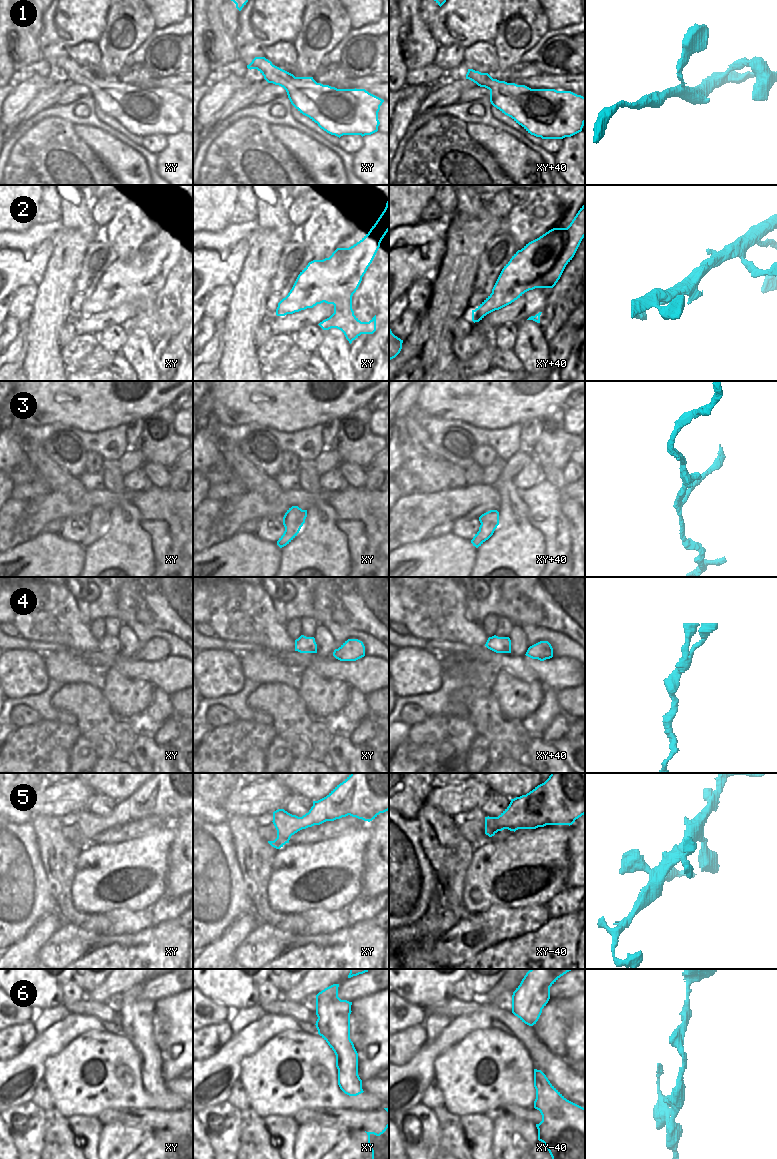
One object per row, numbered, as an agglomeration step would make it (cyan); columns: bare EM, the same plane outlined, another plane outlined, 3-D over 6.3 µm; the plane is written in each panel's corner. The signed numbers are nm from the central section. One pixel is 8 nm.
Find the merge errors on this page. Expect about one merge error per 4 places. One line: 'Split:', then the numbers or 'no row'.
Split: no row

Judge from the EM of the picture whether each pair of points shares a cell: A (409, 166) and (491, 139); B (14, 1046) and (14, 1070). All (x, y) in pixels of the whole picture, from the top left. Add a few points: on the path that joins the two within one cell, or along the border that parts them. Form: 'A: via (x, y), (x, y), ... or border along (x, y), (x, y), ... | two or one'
A: border along (466, 123), (466, 131), (495, 160) | two
B: border along (32, 1041), (10, 1059) | two

